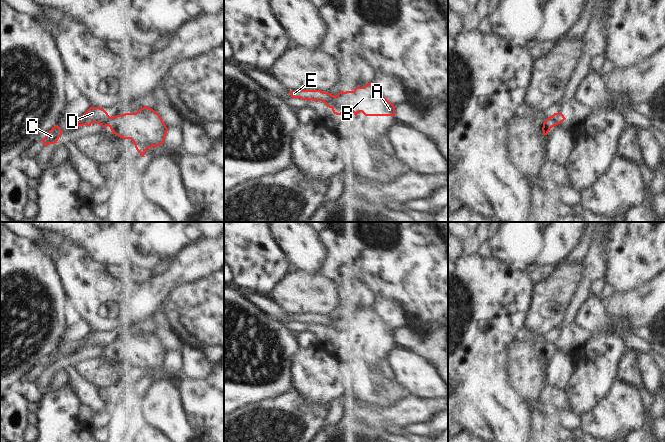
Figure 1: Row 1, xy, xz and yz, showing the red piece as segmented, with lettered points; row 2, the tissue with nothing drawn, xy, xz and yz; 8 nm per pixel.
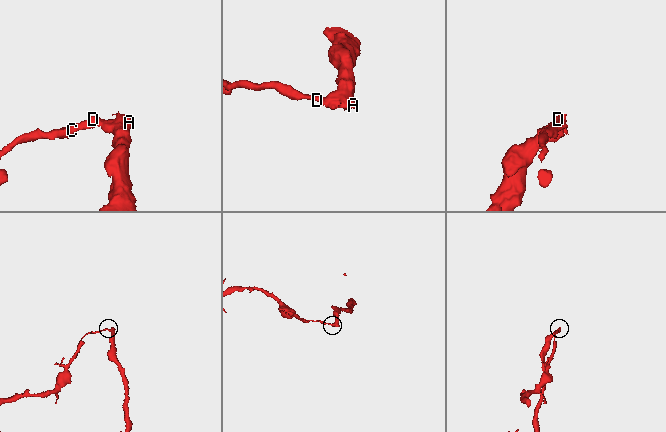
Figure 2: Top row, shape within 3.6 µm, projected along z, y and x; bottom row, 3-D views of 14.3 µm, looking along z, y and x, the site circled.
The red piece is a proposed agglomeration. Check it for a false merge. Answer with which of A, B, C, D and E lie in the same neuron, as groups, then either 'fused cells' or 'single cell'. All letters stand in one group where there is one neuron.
groups A B / C D E; fused cells

